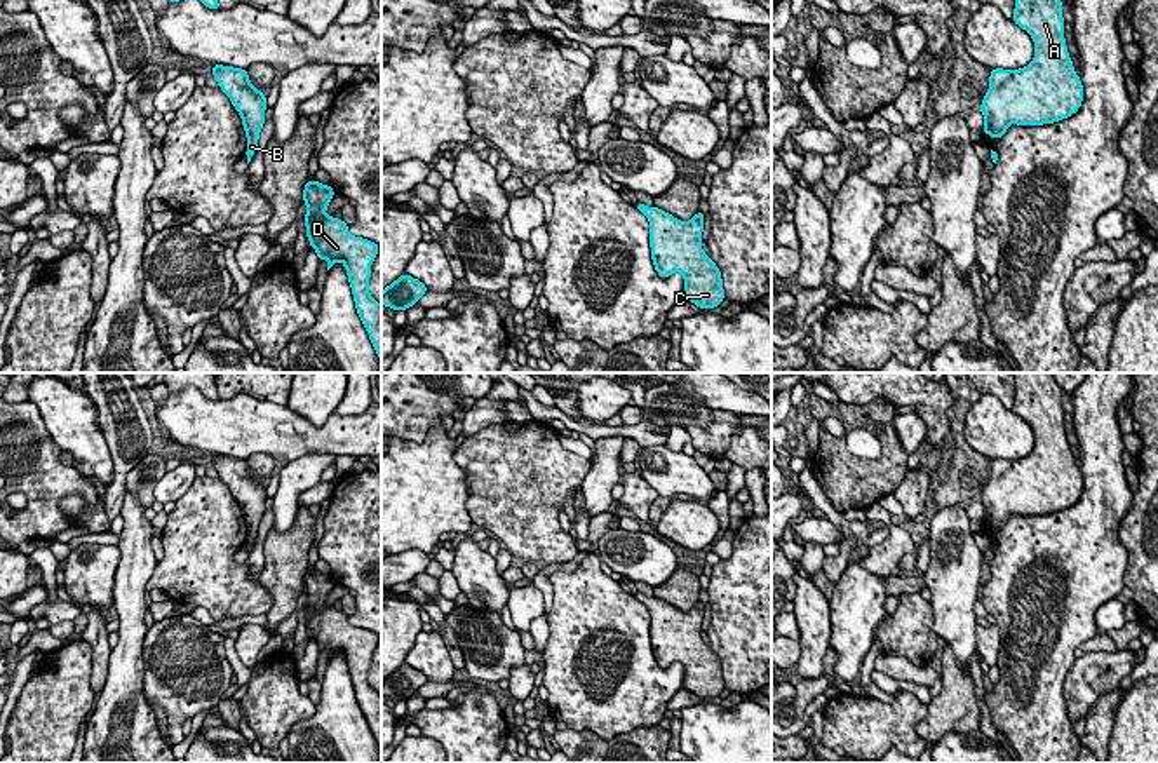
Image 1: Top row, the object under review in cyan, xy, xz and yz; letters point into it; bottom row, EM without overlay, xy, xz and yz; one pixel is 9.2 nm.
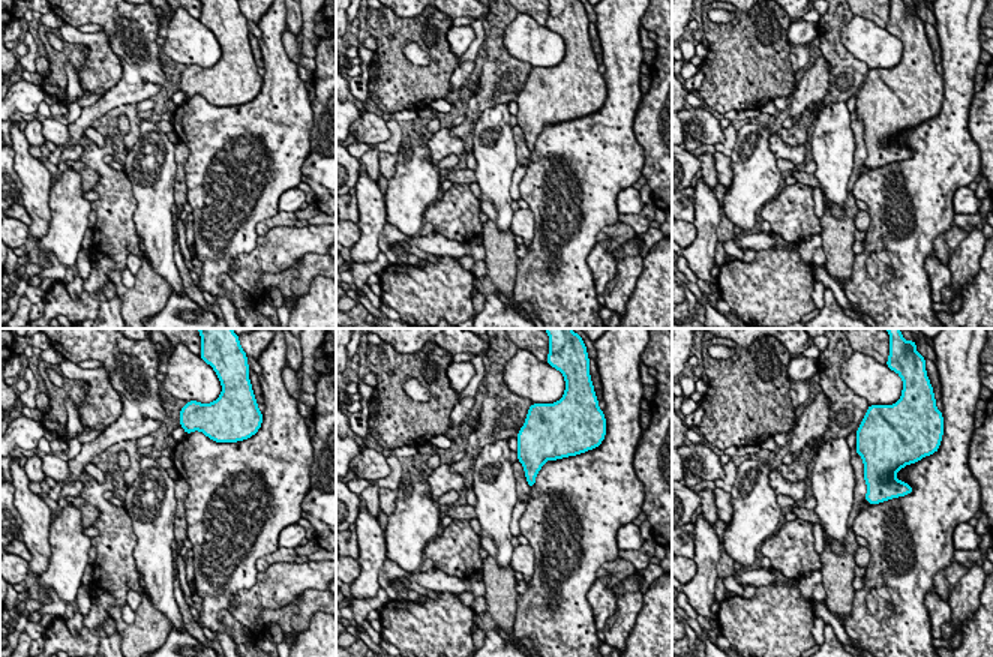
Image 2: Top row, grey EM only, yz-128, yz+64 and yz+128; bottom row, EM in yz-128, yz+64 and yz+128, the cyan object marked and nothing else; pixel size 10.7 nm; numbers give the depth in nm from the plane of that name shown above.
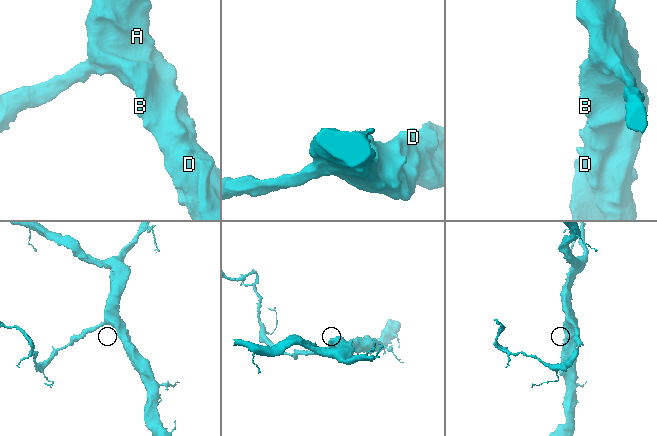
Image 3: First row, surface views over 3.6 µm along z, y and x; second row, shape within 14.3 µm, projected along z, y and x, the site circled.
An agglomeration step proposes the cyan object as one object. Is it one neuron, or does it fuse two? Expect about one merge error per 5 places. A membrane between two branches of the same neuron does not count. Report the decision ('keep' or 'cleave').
keep

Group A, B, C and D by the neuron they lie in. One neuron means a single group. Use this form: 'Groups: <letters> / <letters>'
Groups: A B C D

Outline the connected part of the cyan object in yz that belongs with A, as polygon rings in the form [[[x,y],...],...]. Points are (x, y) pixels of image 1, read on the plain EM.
[[[1012,373],[1012,411],[1034,432],[1033,451],[1019,460],[991,460],[982,490],[982,524],[1000,530],[1010,514],[1043,516],[1074,505],[1083,474],[1074,463],[1064,429],[1062,390],[1052,373]]]

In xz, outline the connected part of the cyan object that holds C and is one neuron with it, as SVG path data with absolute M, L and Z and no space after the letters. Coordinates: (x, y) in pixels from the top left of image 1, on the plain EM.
M637 592L636 599L650 611L650 638L656 664L667 669L679 662L684 667L683 688L702 700L719 697L726 686L721 660L702 639L704 603L698 601L690 611L681 611L655 596Z

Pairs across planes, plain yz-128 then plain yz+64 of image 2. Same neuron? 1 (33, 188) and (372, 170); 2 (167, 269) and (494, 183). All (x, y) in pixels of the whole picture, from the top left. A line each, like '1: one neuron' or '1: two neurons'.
1: two neurons
2: one neuron

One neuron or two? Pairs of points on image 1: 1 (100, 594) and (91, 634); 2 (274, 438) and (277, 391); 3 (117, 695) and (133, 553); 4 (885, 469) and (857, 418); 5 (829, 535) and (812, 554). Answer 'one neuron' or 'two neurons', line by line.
1: two neurons
2: two neurons
3: one neuron
4: one neuron
5: two neurons

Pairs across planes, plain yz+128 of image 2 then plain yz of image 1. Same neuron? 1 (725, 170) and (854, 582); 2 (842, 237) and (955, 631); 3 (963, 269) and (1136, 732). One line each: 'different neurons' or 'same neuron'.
1: different neurons
2: different neurons
3: different neurons

